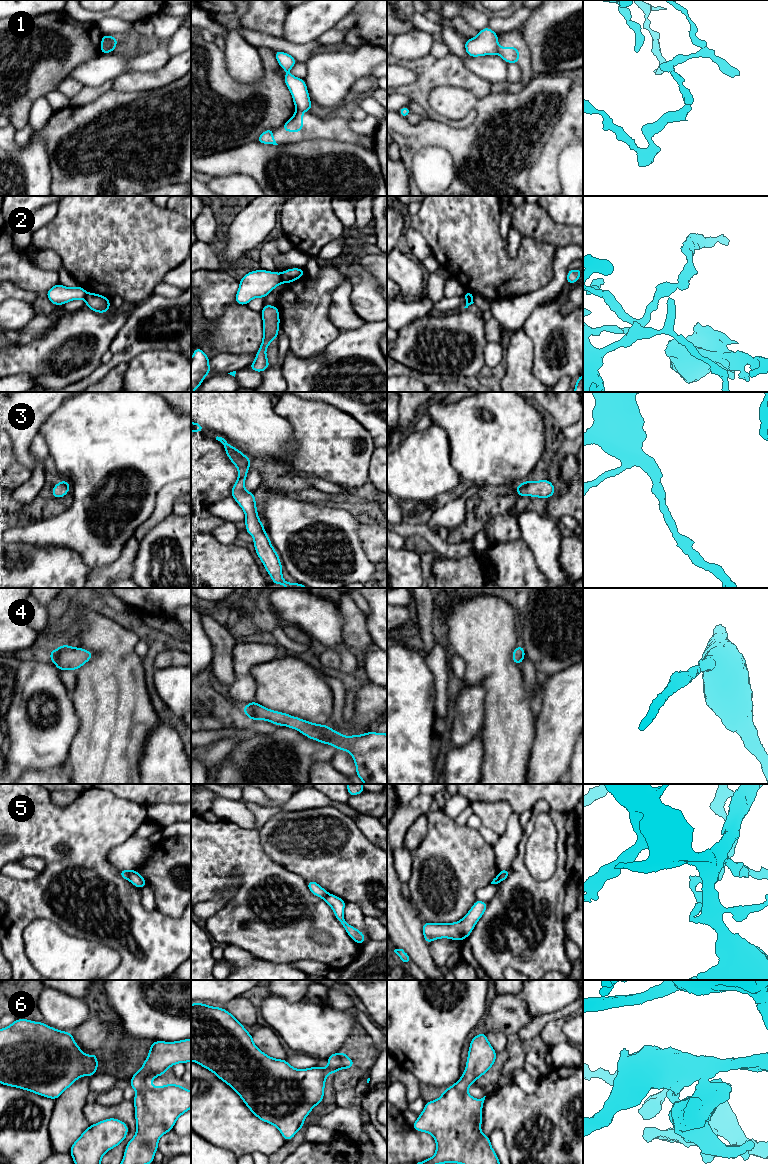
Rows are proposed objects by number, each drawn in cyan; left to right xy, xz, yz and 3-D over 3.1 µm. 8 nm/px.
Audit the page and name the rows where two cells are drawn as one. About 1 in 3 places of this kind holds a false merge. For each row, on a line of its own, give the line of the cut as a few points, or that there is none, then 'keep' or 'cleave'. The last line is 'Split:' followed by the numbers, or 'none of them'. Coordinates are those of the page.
1: cut xz (296, 110), (302, 111); cleave
2: cut xz (280, 274), (283, 281); cleave
3: cut none; keep
4: cut none; keep
5: cut xy (128, 870), (129, 879); cleave
6: cut none; keep
Split: 1, 2, 5

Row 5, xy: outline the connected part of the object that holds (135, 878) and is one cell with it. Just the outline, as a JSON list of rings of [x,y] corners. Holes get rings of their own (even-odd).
[[[129,870],[129,881],[137,888],[142,889],[147,885],[147,881],[136,870]]]

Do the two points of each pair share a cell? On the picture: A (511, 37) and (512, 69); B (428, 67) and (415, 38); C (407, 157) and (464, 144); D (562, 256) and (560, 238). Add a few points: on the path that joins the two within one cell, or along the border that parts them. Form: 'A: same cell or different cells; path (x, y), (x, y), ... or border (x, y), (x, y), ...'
A: different cells; border (508, 62), (514, 62), (518, 65), (521, 80)
B: different cells; border (429, 53), (418, 58), (400, 59)
C: same cell; path (419, 142), (422, 139), (449, 139)
D: different cells; border (572, 243), (557, 246)

